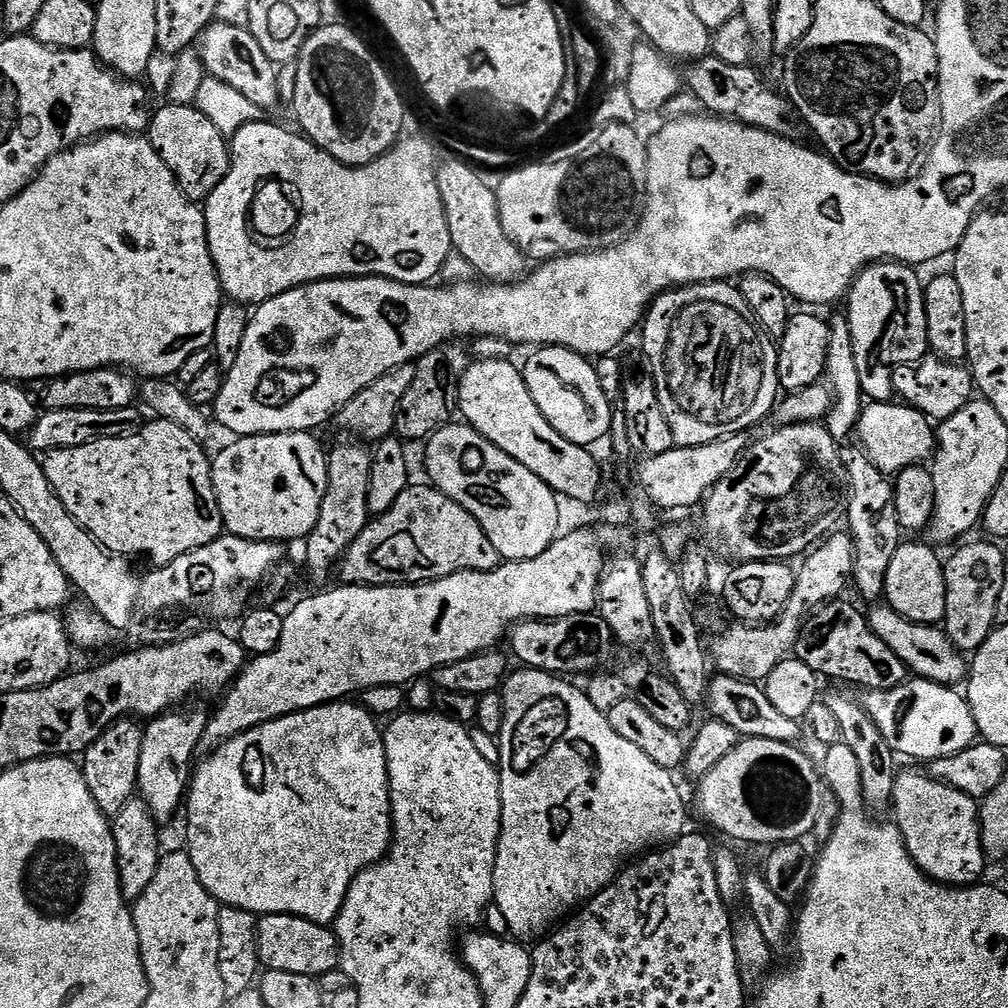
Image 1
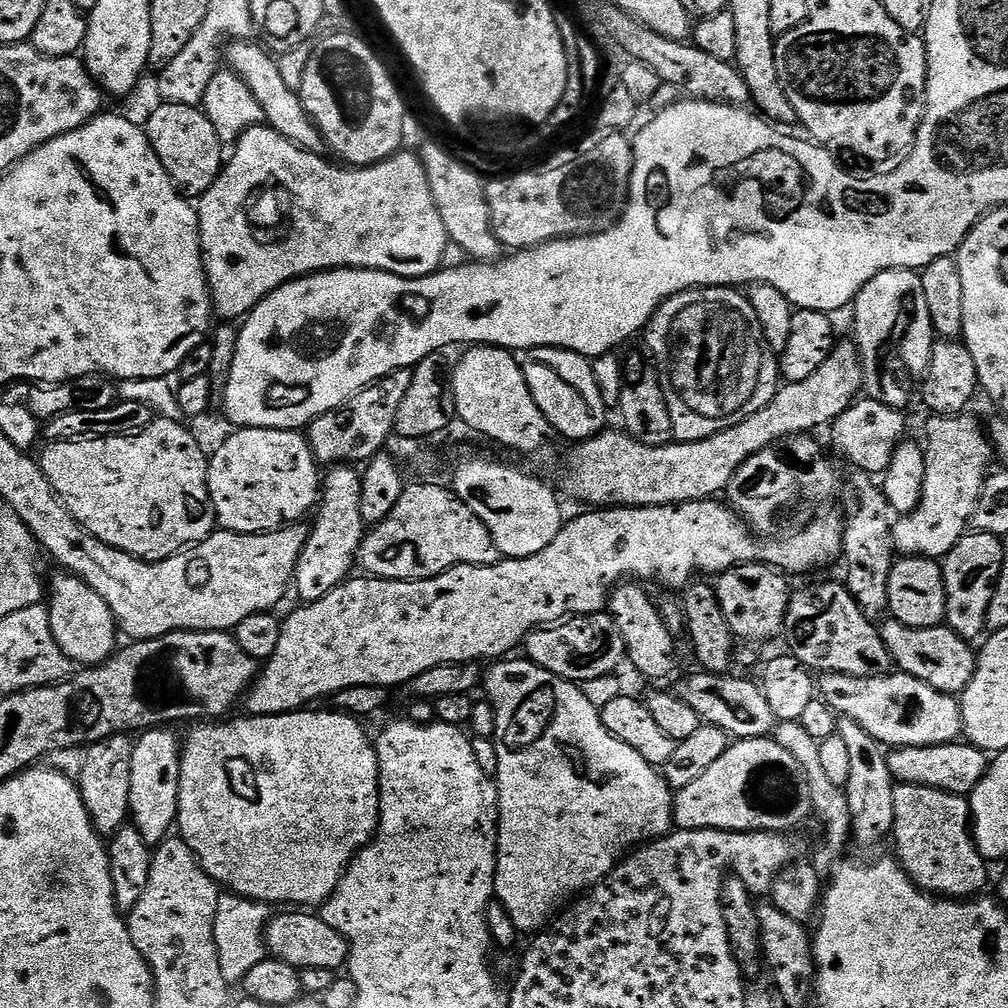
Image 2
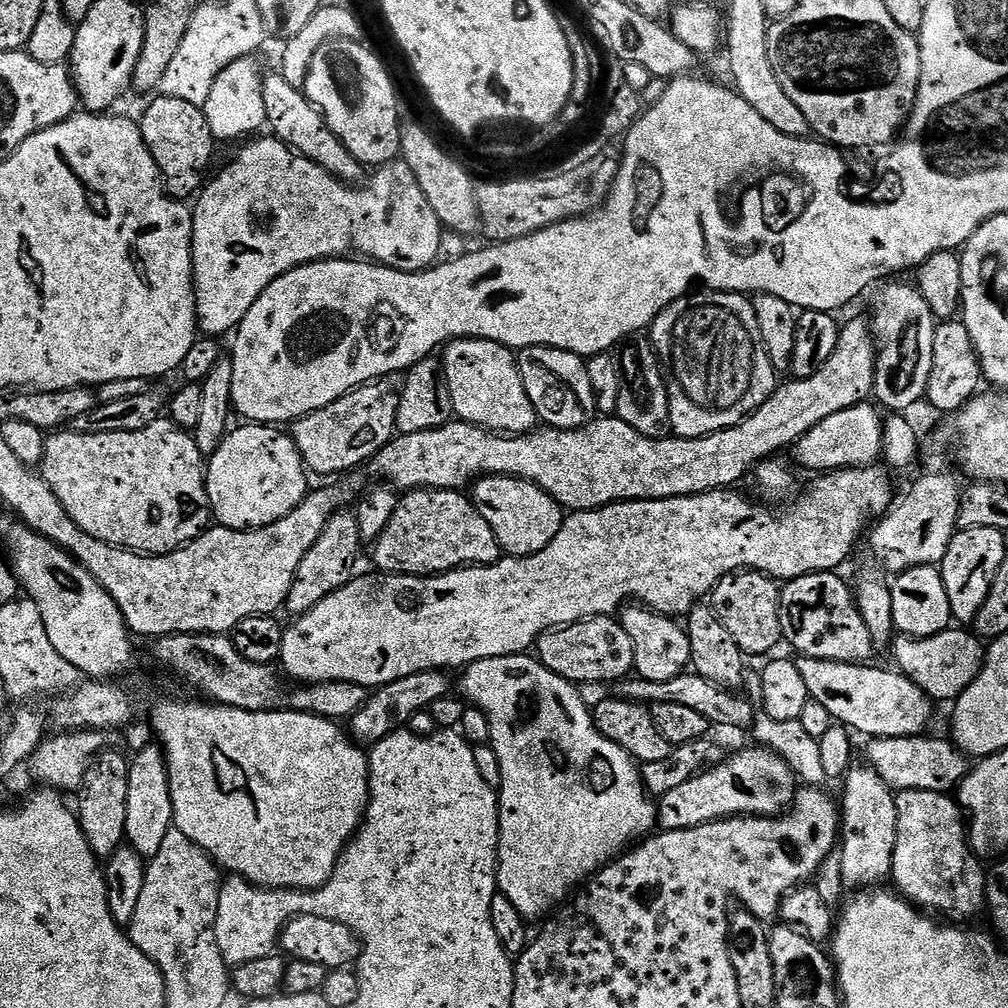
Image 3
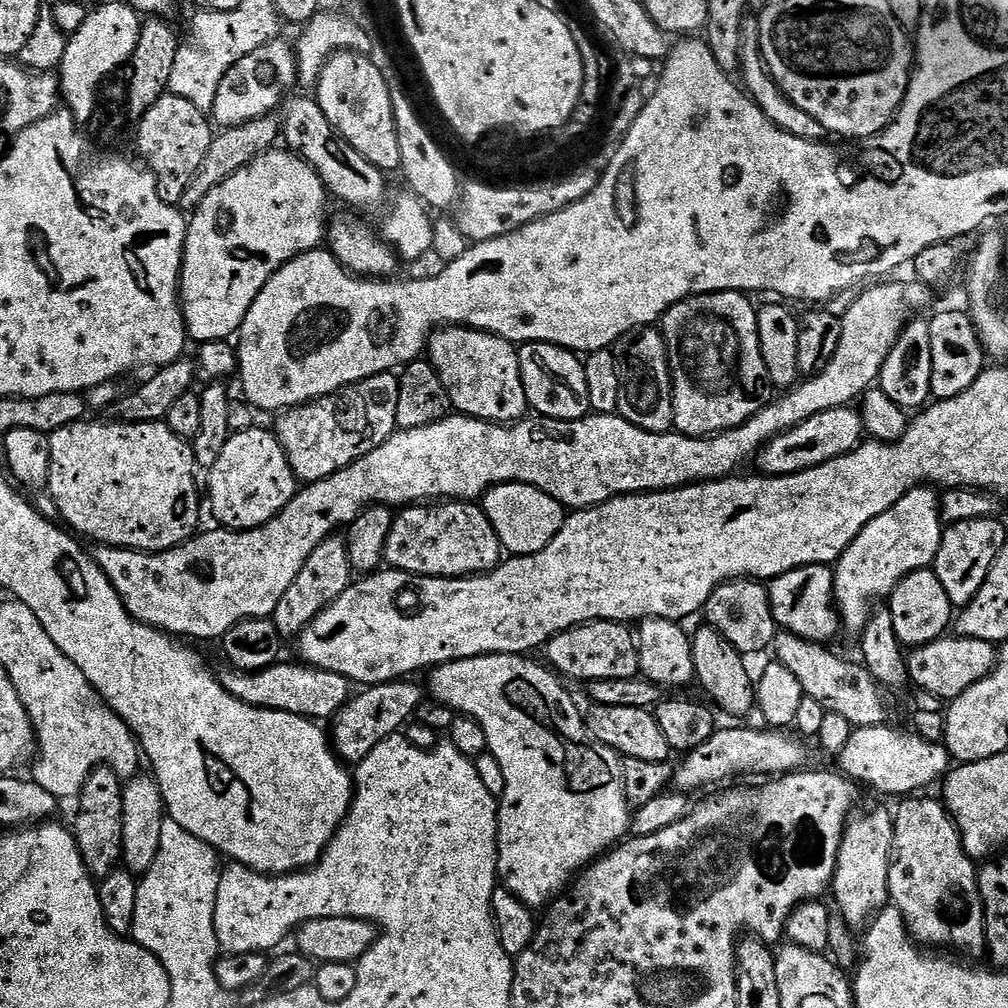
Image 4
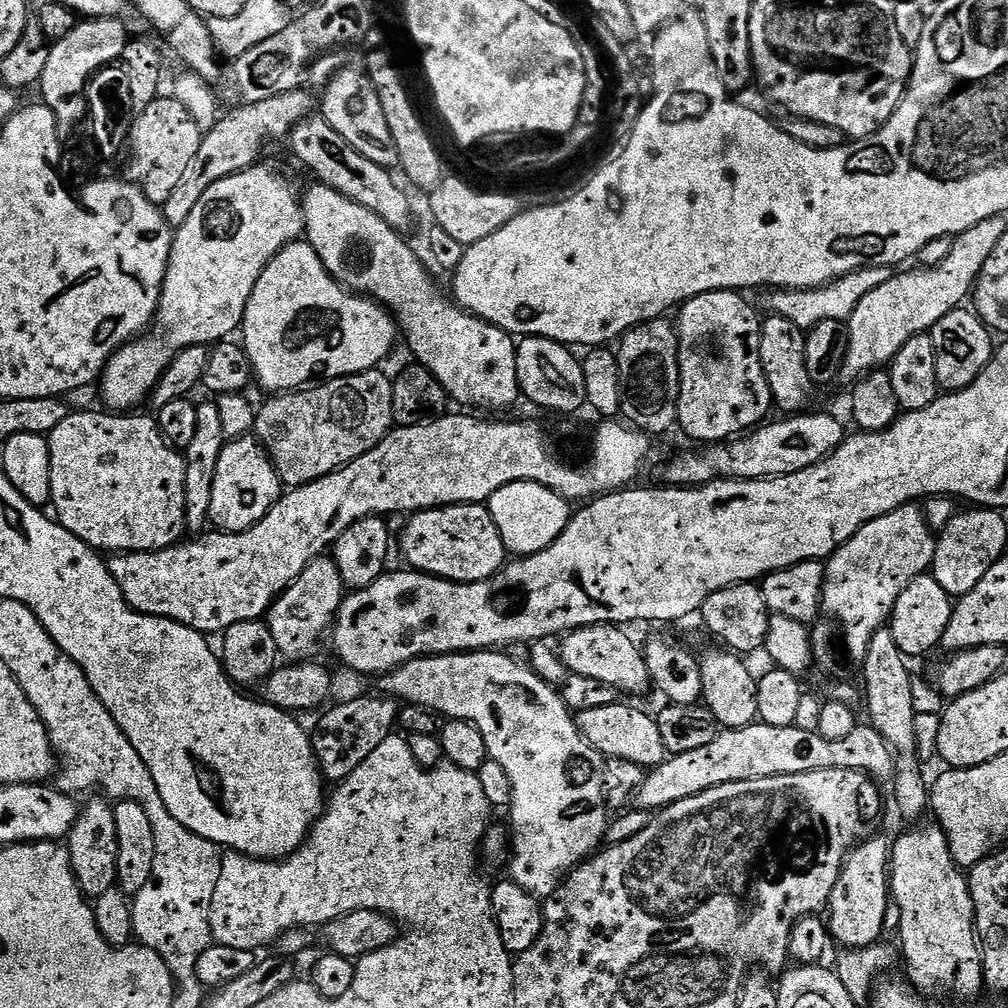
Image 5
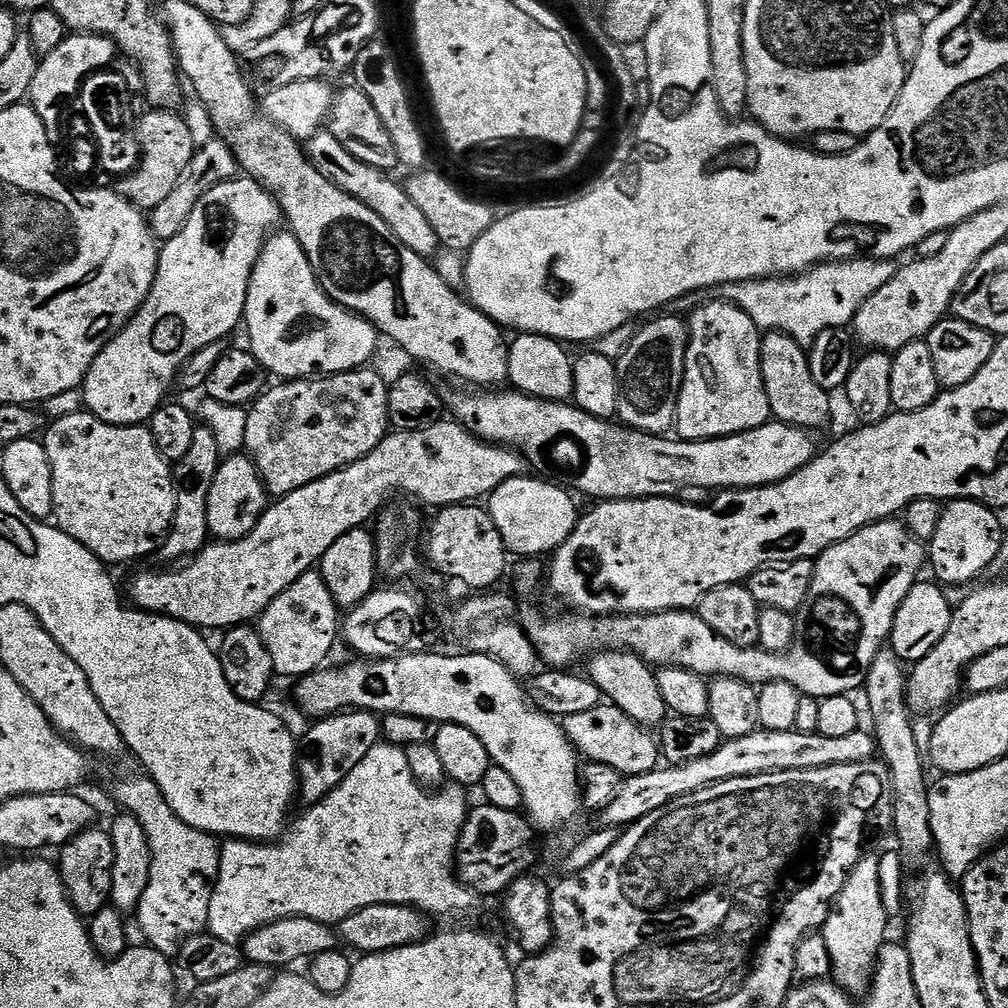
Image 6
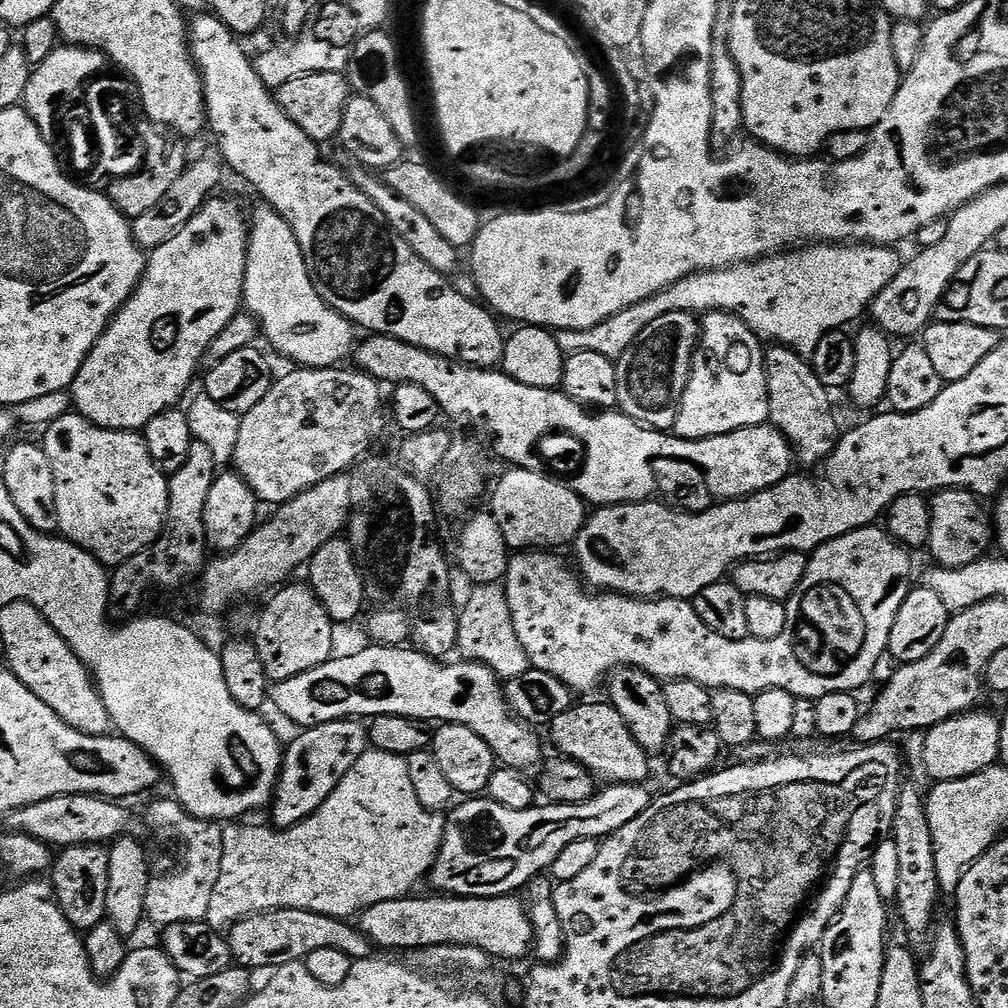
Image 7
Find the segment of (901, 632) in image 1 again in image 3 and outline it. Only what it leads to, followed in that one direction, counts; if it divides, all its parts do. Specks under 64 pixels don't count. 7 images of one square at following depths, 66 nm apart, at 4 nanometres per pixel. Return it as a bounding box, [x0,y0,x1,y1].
[890,626,986,702]

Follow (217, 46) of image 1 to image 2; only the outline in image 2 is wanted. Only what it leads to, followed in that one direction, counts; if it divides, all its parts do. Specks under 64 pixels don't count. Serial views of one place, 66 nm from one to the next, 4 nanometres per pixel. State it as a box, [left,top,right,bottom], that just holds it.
[226,39,326,154]

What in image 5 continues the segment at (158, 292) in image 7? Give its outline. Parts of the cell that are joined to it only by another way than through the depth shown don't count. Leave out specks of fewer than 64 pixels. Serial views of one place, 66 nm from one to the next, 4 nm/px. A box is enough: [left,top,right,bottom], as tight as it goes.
[99,166,304,414]

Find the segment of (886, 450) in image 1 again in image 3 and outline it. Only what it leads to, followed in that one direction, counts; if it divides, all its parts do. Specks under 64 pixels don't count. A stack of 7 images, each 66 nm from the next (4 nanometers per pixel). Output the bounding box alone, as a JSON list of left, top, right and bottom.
[794,403,885,474]

